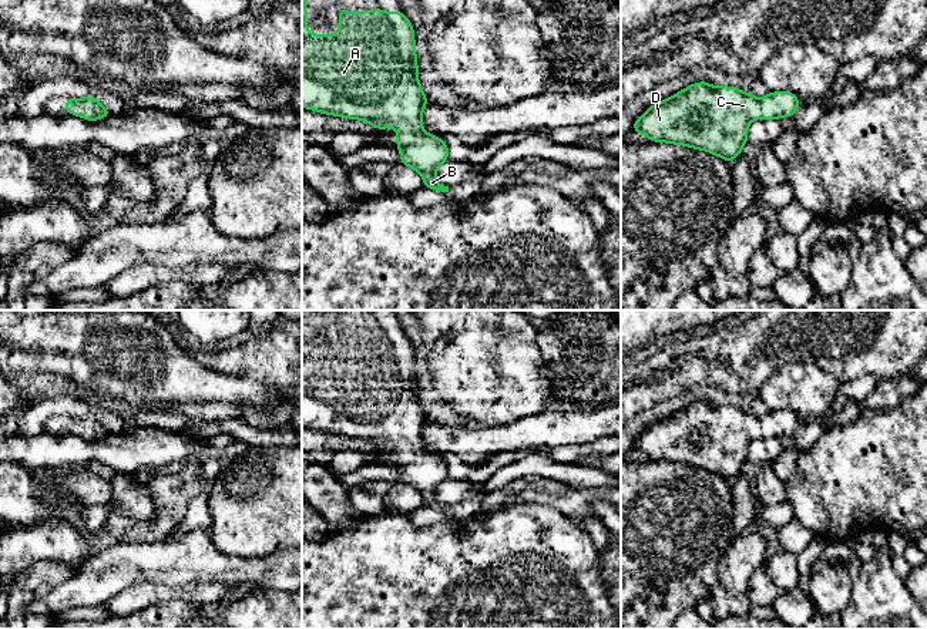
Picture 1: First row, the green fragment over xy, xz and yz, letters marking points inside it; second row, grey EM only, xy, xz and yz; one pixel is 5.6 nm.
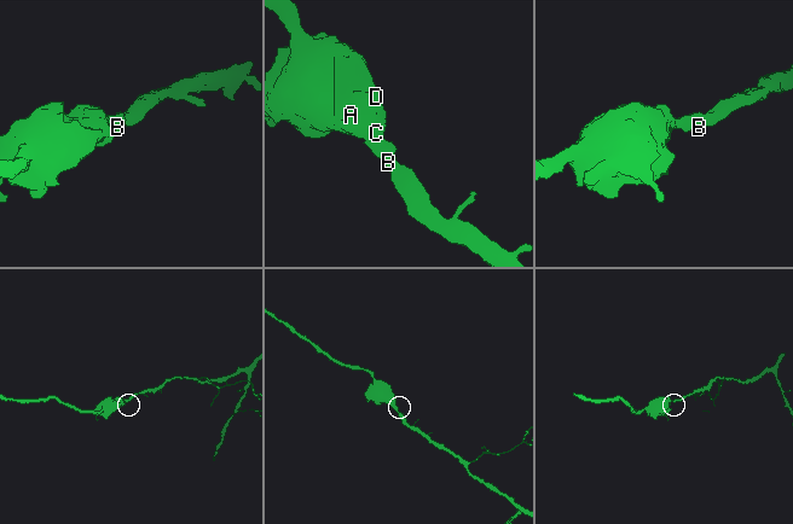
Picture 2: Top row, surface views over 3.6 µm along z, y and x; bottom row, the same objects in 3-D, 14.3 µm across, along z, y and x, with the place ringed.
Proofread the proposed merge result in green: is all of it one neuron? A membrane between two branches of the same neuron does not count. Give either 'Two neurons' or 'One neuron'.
One neuron

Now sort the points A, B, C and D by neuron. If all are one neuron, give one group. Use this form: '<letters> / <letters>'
A B C D

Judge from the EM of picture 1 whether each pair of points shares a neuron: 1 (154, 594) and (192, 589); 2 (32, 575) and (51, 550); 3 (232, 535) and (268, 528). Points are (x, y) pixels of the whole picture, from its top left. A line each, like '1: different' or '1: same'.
1: same
2: different
3: same

